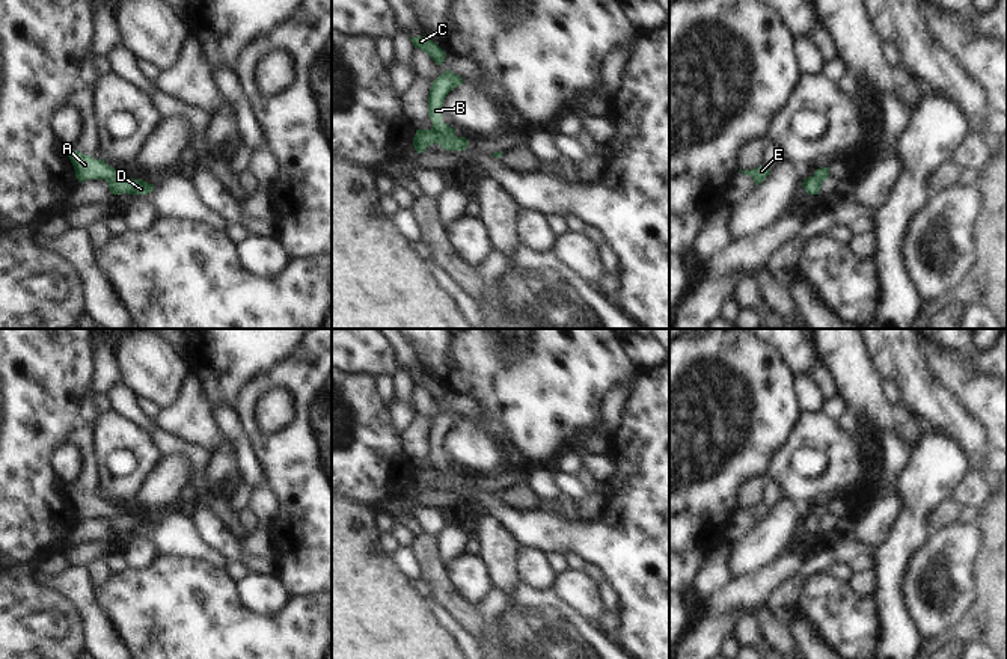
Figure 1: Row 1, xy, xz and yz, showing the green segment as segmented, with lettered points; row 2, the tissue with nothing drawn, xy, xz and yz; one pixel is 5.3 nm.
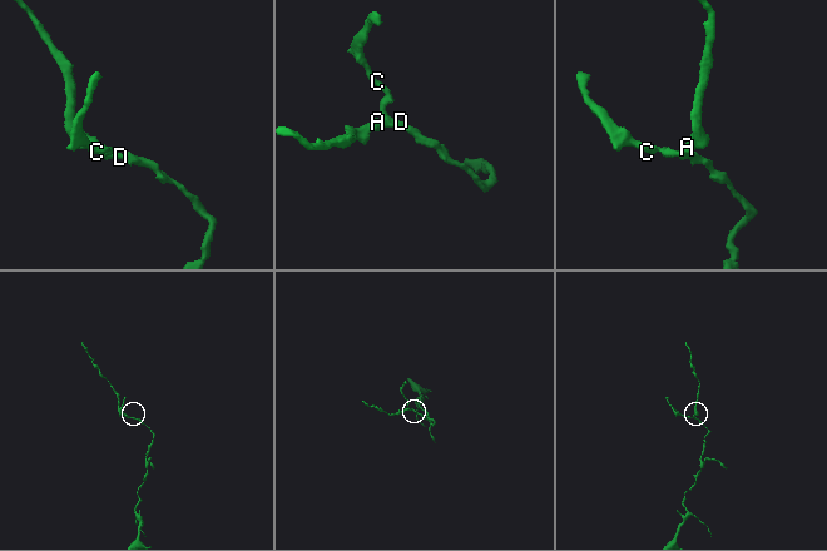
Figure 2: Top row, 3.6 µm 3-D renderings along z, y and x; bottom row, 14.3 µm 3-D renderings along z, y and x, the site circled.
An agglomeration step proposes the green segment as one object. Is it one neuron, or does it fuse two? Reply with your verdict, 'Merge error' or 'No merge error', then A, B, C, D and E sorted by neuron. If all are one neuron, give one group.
Merge error. Groups: A / B C D E

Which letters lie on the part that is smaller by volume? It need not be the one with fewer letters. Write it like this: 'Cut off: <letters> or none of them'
Cut off: A

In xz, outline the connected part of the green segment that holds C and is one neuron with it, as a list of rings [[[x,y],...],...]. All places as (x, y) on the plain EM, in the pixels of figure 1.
[[[427,374],[410,375],[410,379],[413,380],[415,386],[425,389],[437,403],[445,400],[446,391]]]

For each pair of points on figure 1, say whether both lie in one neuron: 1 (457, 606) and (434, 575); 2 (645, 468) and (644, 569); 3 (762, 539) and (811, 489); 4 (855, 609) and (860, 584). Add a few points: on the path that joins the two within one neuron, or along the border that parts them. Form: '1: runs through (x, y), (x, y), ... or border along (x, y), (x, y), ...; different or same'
1: runs through (449, 599), (437, 582); same
2: runs through (645, 493), (645, 543); same
3: border along (784, 496), (793, 502); different
4: border along (849, 582), (857, 593), (873, 597); different

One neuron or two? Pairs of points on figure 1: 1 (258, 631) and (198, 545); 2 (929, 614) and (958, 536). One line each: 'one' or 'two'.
1: two
2: one

